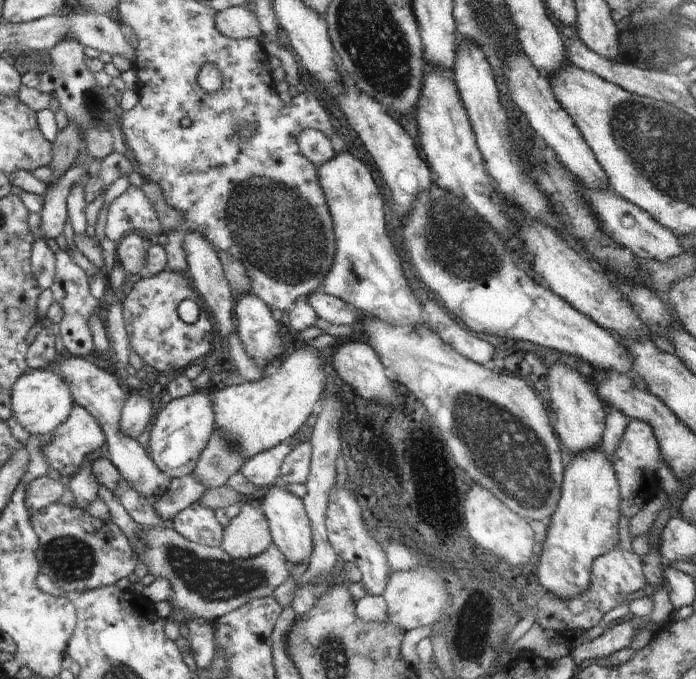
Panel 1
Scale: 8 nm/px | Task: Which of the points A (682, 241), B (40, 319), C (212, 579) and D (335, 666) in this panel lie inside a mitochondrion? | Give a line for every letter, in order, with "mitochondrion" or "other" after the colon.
A: other
B: other
C: mitochondrion
D: mitochondrion

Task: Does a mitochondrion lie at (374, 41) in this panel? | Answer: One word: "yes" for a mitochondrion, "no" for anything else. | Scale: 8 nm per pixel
yes

